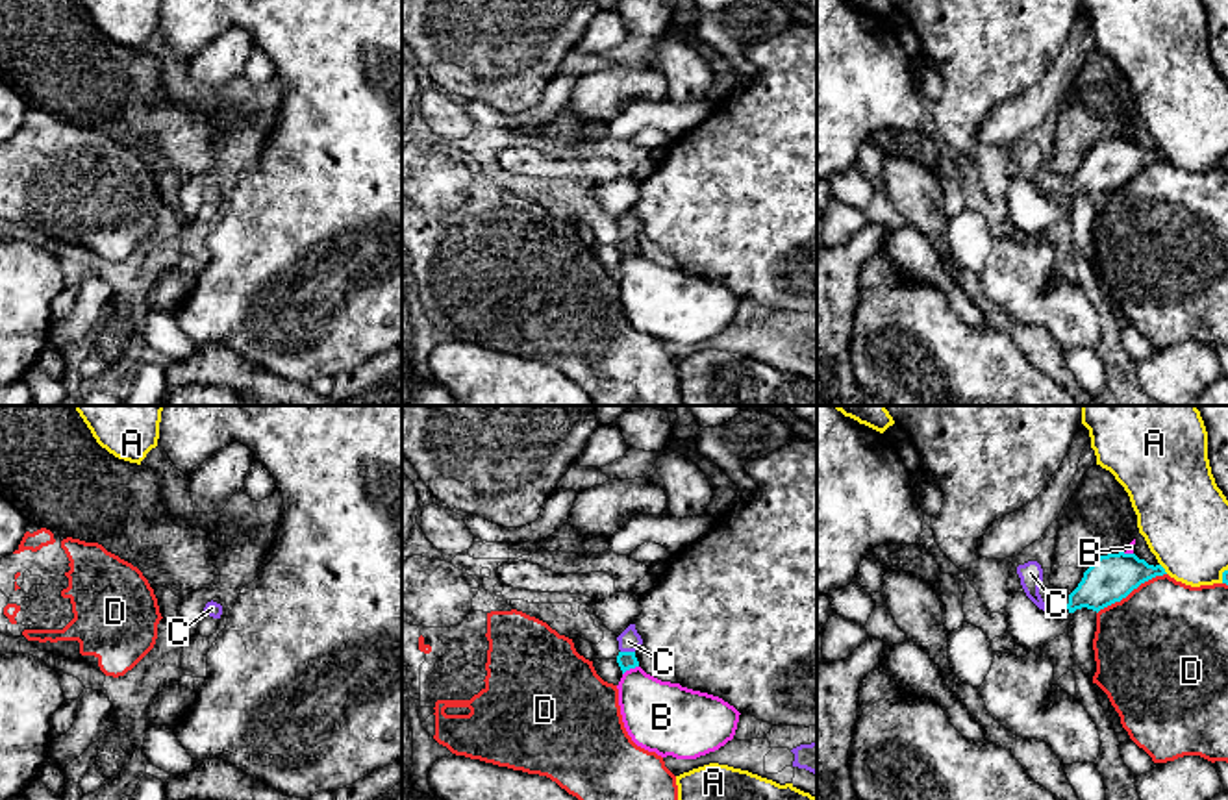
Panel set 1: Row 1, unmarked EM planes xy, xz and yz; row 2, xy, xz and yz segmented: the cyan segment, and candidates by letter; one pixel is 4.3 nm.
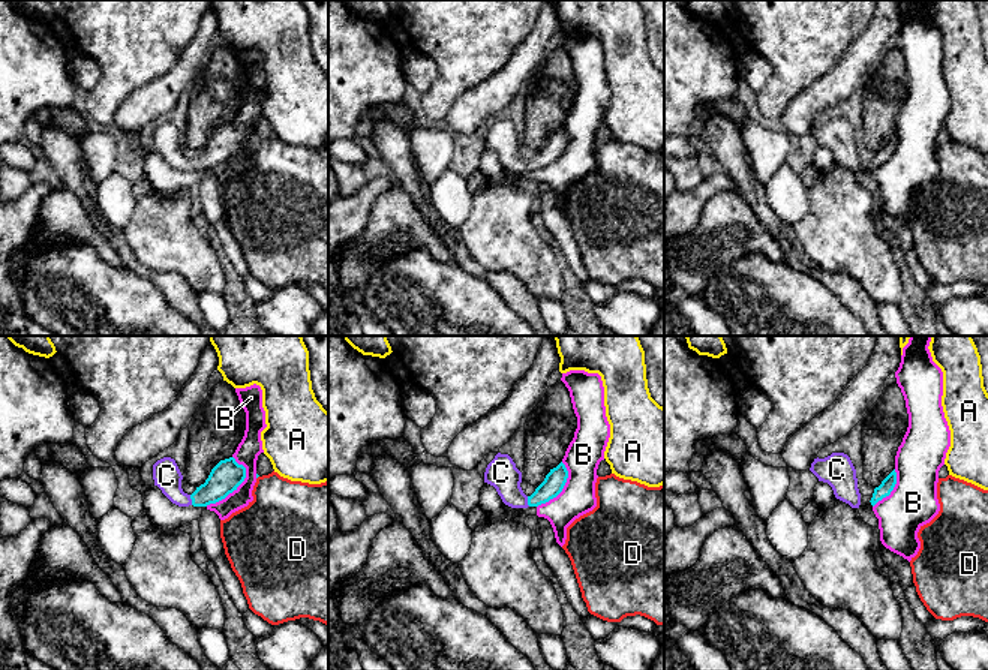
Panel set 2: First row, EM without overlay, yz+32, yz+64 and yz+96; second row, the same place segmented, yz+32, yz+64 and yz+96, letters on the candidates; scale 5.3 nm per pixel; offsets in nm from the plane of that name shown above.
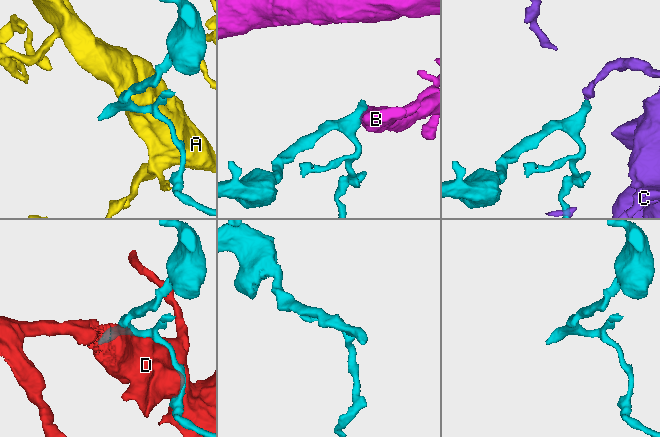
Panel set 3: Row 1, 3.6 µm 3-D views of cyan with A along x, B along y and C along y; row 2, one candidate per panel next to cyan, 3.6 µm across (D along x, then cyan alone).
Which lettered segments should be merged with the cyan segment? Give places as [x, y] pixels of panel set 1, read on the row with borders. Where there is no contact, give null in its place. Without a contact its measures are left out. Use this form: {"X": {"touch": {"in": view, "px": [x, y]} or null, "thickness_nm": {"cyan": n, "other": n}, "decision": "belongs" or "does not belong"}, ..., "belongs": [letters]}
{"A": {"touch": {"in": "yz", "px": [1164, 569]}, "thickness_nm": {"cyan": 200, "other": 380}, "decision": "does not belong"}, "B": {"touch": {"in": "xz", "px": [630, 667]}, "thickness_nm": {"cyan": 80, "other": 300}, "decision": "does not belong"}, "C": {"touch": {"in": "xz", "px": [628, 652]}, "thickness_nm": {"cyan": 80, "other": 100}, "decision": "belongs"}, "D": {"touch": {"in": "yz", "px": [1130, 591]}, "thickness_nm": {"cyan": 200, "other": 480}, "decision": "does not belong"}, "belongs": ["C"]}

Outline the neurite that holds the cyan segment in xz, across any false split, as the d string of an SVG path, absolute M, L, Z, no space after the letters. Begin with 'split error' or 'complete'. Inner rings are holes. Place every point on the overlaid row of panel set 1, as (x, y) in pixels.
split error; M630 624L619 637L619 656L617 663L622 670L622 674L630 669L639 667L639 661L635 657L635 650L643 644L641 635L635 630L635 624Z

